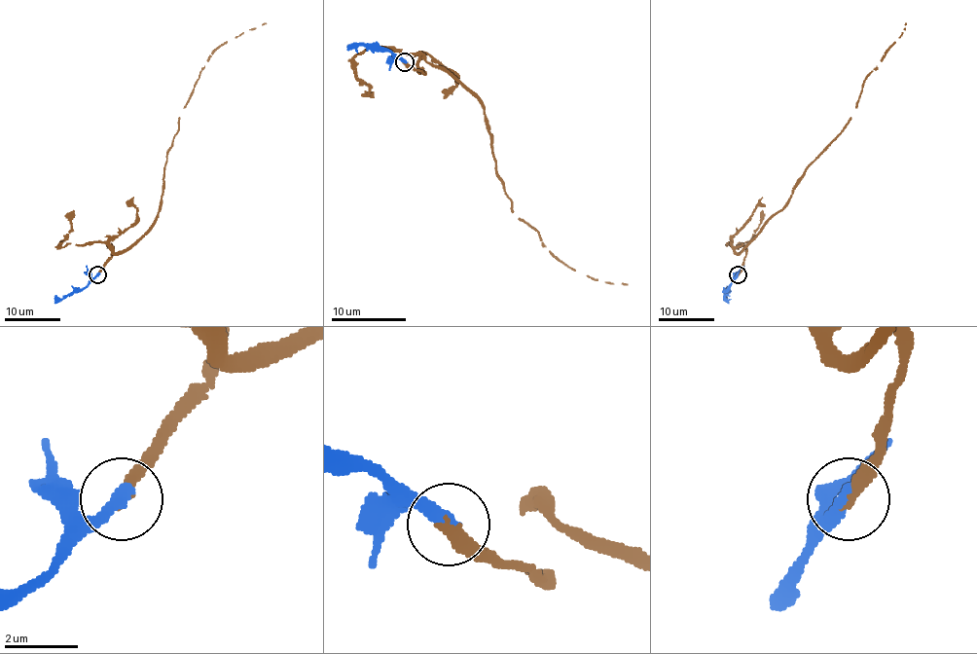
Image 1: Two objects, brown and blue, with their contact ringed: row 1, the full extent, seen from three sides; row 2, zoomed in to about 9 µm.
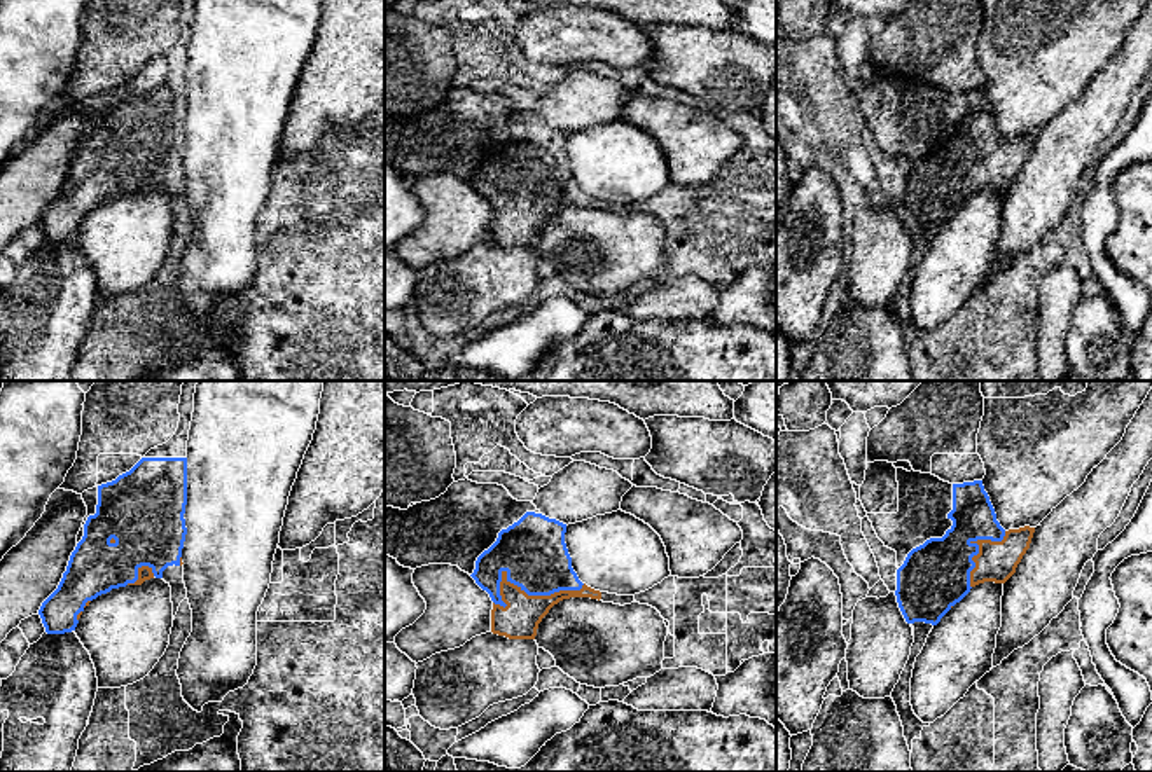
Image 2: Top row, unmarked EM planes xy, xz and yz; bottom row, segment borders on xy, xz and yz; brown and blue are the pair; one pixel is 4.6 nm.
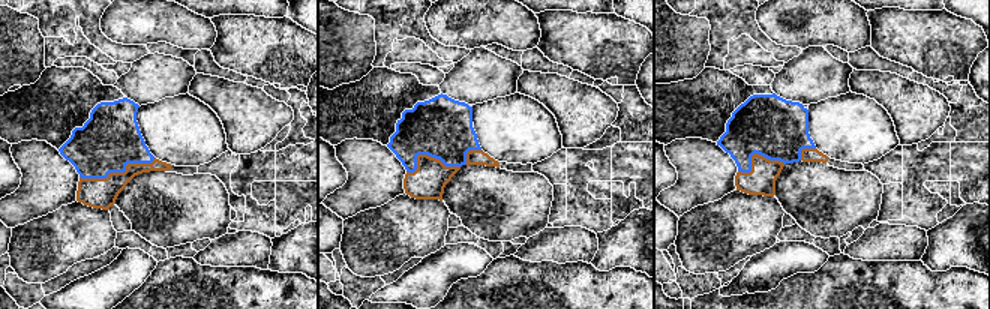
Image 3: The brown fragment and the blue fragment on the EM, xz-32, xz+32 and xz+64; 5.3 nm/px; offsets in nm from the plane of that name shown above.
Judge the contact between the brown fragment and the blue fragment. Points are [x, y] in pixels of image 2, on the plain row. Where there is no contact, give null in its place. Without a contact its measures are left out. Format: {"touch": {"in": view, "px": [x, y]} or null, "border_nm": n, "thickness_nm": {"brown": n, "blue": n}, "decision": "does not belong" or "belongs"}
{"touch": {"in": "xz", "px": [521, 199]}, "border_nm": 440, "thickness_nm": {"brown": 180, "blue": 300}, "decision": "belongs"}

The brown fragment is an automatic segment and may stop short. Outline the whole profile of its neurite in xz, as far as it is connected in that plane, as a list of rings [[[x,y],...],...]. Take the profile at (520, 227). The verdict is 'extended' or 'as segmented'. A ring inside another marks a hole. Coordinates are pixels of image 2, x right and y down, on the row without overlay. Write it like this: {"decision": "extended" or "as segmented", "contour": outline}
{"decision": "extended", "contour": [[[526,121],[502,138],[470,183],[493,210],[491,241],[509,248],[535,248],[538,232],[563,208],[601,208],[572,176],[566,133]]]}

